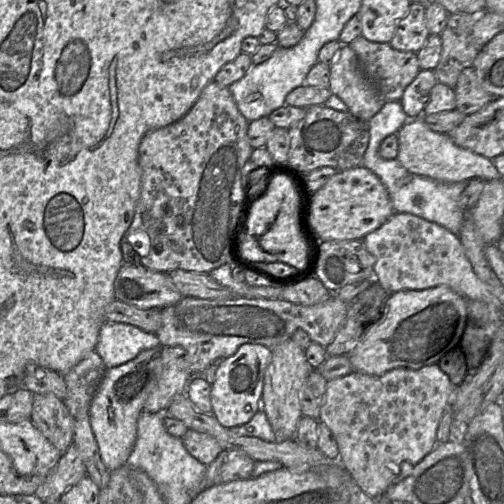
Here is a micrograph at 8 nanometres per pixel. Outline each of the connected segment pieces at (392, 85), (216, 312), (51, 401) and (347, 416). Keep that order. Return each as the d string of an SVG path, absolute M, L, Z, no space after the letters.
M361 35L349 46L356 53L364 73L377 84L385 102L400 101L407 86L421 70L417 53L396 50L390 43L371 42Z
M333 294L312 306L281 299L183 297L178 303L161 309L162 324L155 334L162 347L180 346L186 350L192 378L203 374L214 361L233 355L243 344L259 344L273 349L291 338L297 329L304 330L312 342L326 348L334 340L348 307L349 304Z
M34 395L30 420L61 453L73 442L75 418L56 395Z
M438 365L418 370L397 368L380 376L361 372L327 381L319 422L332 432L339 451L339 463L359 488L371 498L379 497L400 474L404 464L421 461L437 444L436 432L455 388Z

